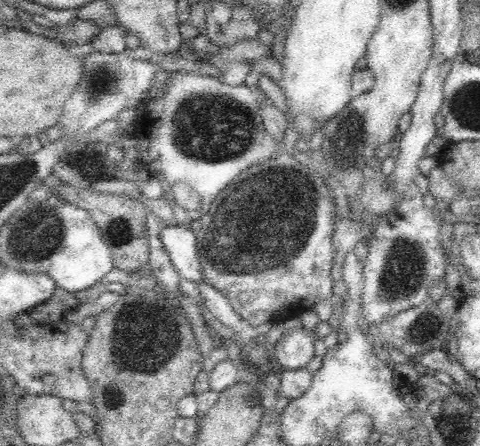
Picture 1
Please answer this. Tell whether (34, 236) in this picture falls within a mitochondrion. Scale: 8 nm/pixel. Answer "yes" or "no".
yes

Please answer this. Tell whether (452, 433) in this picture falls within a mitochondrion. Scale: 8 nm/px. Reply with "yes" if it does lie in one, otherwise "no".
yes

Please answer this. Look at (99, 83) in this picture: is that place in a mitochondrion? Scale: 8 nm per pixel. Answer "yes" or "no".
yes

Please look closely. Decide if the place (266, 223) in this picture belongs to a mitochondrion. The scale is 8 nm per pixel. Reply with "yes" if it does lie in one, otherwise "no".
yes

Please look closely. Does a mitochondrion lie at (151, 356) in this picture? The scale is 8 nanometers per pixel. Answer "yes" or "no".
yes

